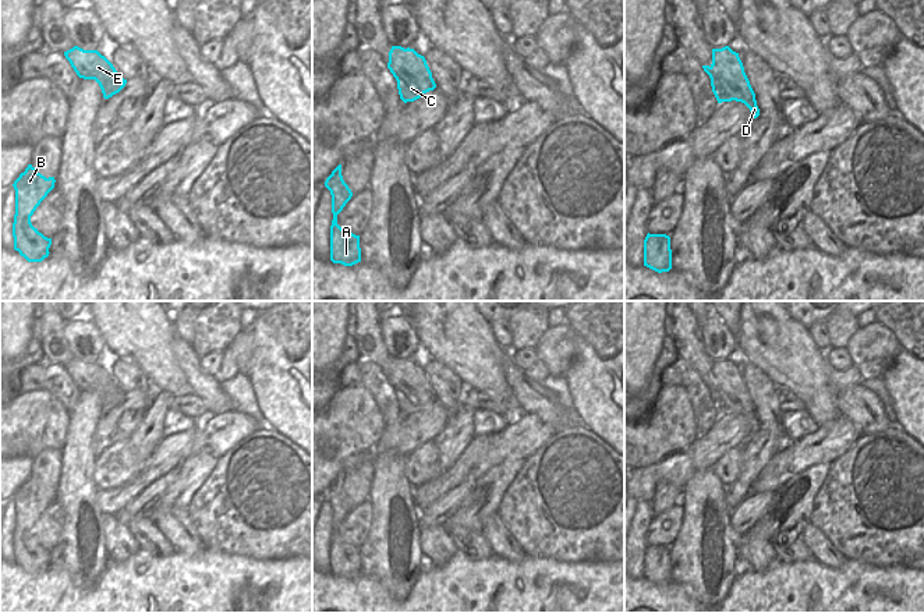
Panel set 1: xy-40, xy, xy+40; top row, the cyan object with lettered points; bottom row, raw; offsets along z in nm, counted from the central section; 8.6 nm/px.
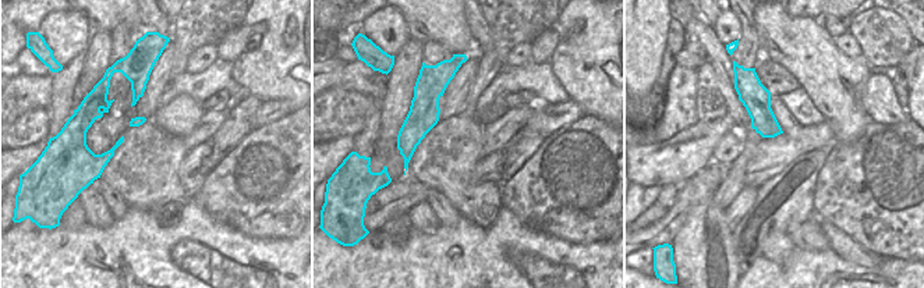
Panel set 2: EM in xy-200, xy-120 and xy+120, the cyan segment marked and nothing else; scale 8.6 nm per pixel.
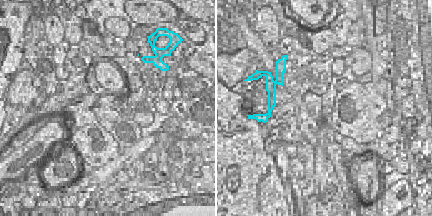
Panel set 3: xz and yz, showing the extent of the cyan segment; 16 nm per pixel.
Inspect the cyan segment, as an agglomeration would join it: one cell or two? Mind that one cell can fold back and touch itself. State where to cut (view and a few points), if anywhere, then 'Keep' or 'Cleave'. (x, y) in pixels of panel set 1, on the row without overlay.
Split along xy+40 (711, 389), (728, 392), (735, 411). Cleave

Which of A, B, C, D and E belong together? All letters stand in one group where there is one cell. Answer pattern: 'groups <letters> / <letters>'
groups A B C / D E

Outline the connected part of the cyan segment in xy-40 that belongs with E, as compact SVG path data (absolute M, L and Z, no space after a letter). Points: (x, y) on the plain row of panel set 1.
M78 358L64 364L66 371L79 390L84 391L109 391L117 383L113 376L98 362L84 362Z

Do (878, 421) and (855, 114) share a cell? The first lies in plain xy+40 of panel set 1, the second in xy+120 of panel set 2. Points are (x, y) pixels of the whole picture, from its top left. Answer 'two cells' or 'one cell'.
two cells

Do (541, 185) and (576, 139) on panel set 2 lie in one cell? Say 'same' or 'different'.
same

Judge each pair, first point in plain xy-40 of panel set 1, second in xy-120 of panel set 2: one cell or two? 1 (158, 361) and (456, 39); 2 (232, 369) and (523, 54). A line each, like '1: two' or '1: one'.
1: one
2: two

